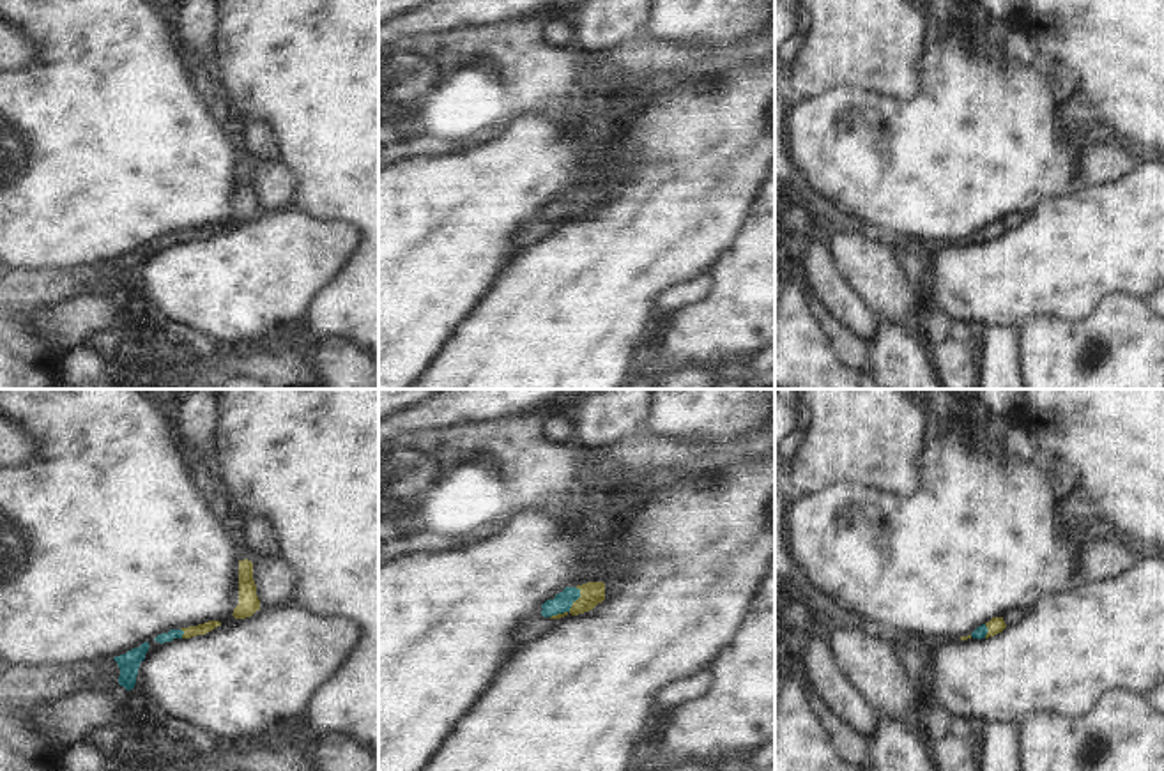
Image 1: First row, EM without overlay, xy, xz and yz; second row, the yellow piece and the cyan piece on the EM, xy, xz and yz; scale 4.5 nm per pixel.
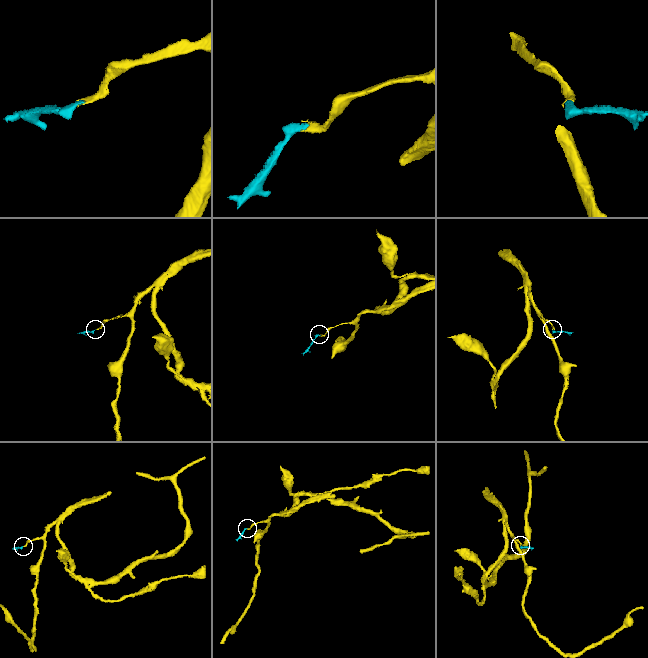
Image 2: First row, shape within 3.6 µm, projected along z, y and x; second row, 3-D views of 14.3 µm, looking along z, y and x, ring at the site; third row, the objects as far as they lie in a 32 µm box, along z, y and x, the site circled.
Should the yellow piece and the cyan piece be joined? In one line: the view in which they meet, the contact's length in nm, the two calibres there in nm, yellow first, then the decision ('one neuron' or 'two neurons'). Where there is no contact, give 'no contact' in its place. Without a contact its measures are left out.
meets yellow in xz; contact 190 nm long; 110 nm thick on the yellow side, 90 nm on the other; one neuron

